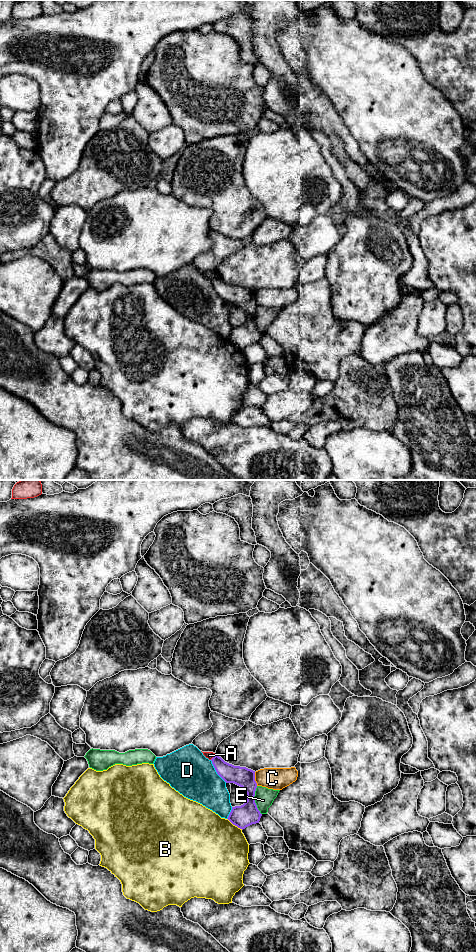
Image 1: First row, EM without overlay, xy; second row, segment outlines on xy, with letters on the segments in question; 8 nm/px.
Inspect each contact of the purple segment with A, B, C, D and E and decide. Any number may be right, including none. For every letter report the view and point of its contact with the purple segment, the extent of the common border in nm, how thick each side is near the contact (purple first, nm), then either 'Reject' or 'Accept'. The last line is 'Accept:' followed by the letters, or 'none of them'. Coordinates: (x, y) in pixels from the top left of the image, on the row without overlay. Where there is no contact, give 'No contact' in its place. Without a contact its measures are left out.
A: Touches purple at xy (213, 277). Shared border 60 nm. Thickness 150 nm (purple) against 60 nm. Reject
B: Touches purple at xy (235, 345). Shared border 160 nm. Thickness 180 nm (purple) against 500 nm. Reject
C: Touches purple at xy (254, 299). Shared border 110 nm. Thickness 160 nm (purple) against 180 nm. Reject
D: Touches purple at xy (216, 291). Shared border 220 nm. Thickness 160 nm (purple) against 360 nm. Reject
E: Touches purple at xy (254, 320). Shared border 240 nm. Thickness 180 nm (purple) against 160 nm. Reject
Accept: none of them

